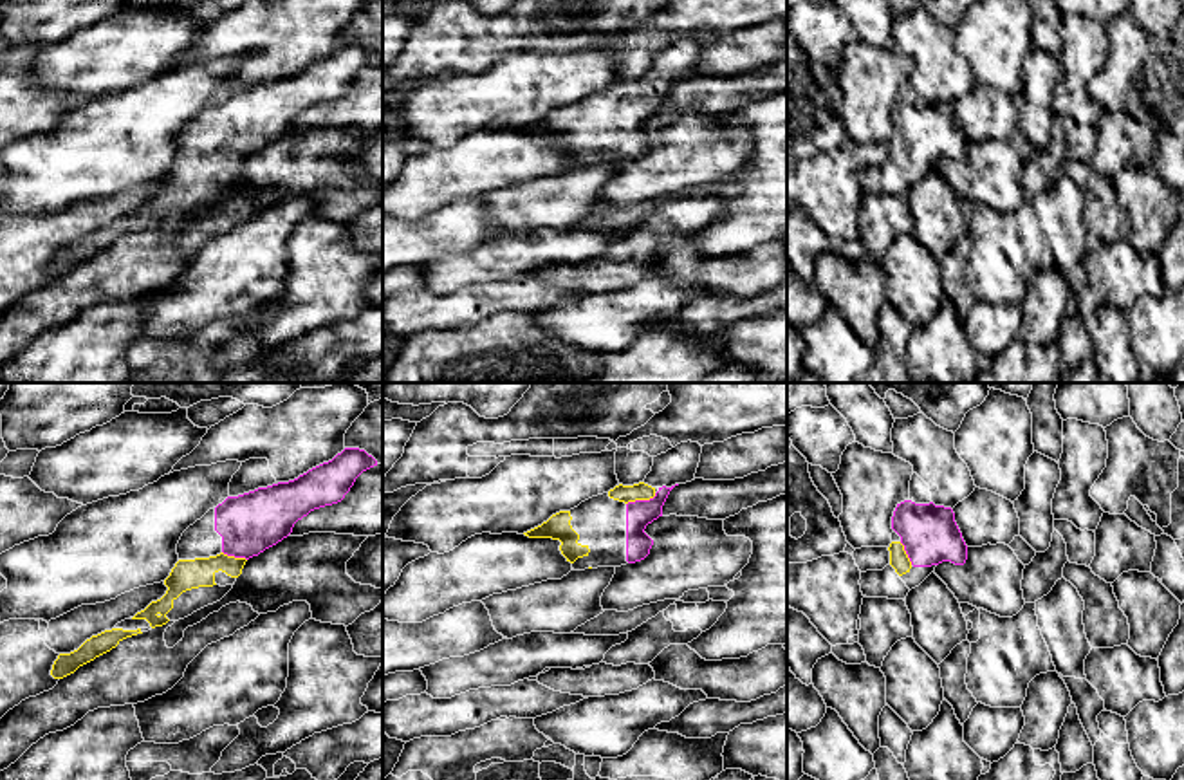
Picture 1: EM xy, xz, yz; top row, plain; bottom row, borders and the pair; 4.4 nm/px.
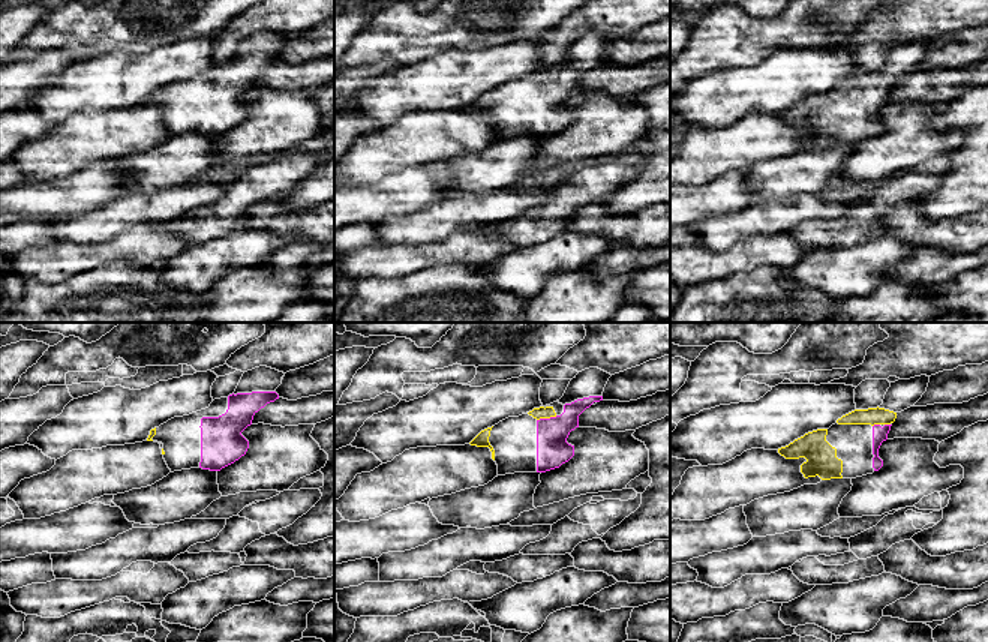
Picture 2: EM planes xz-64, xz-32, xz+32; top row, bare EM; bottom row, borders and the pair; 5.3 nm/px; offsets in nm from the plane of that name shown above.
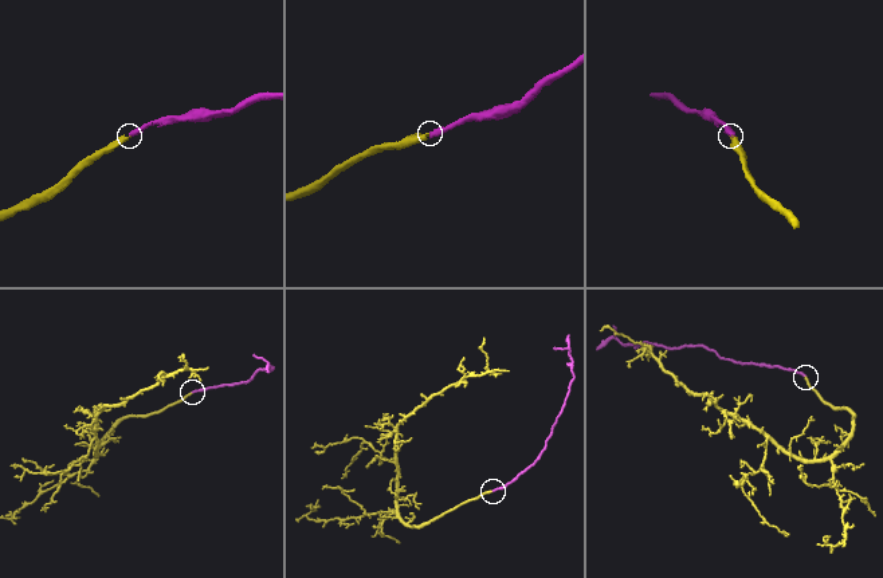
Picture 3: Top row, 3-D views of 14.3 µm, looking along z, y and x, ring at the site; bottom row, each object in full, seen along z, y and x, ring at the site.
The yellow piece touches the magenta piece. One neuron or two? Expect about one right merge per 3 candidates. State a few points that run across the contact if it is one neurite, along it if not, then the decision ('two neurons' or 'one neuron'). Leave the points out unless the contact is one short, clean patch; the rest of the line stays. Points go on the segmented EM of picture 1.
xz (638, 492), (641, 499), (639, 513) | one neuron

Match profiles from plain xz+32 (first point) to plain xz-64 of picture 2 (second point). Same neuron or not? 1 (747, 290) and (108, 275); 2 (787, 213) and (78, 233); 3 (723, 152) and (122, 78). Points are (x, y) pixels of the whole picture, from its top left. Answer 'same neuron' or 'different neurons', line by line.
1: same neuron
2: same neuron
3: different neurons

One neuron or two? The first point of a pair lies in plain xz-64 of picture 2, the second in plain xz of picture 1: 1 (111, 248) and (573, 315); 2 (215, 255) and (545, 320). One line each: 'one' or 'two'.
1: two
2: one

